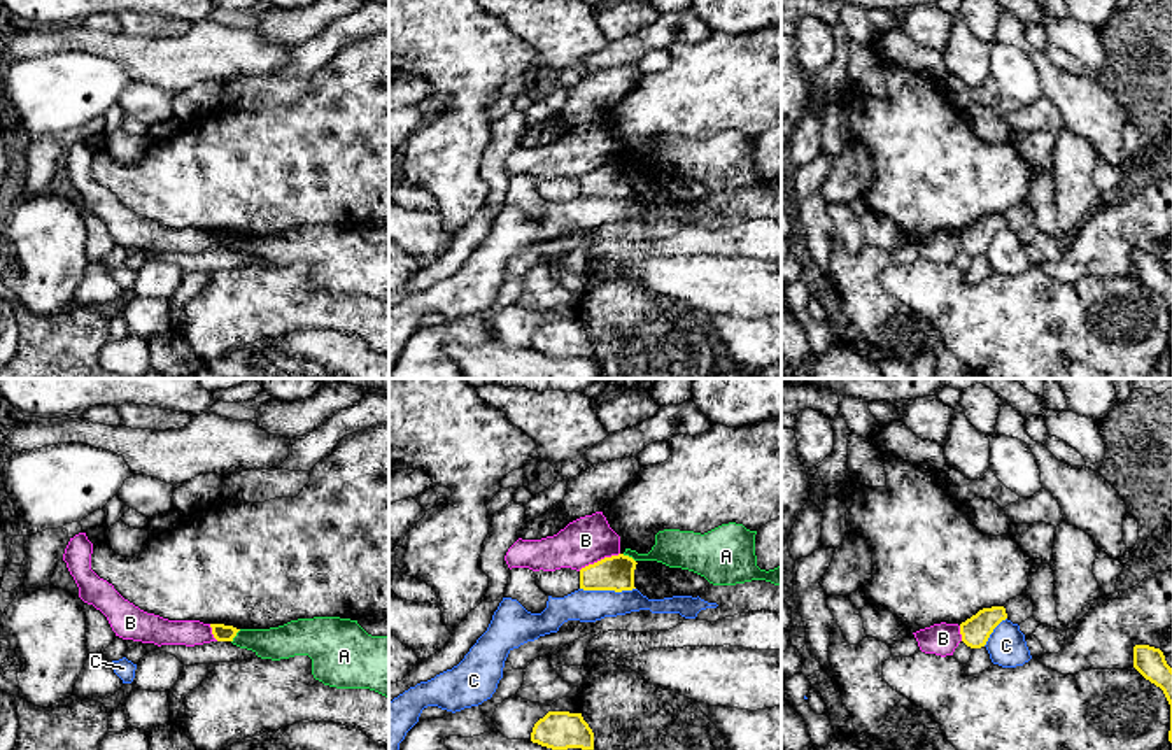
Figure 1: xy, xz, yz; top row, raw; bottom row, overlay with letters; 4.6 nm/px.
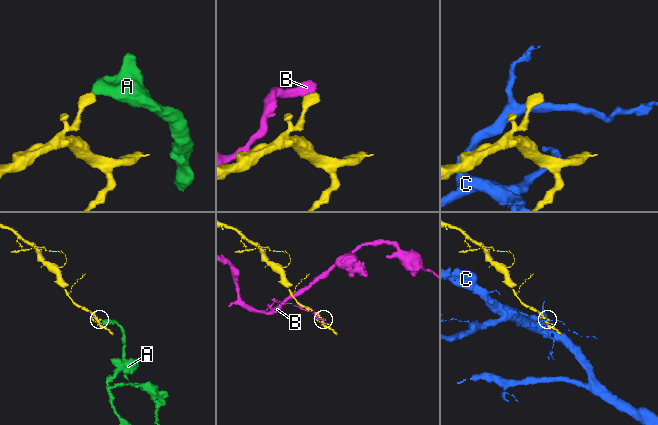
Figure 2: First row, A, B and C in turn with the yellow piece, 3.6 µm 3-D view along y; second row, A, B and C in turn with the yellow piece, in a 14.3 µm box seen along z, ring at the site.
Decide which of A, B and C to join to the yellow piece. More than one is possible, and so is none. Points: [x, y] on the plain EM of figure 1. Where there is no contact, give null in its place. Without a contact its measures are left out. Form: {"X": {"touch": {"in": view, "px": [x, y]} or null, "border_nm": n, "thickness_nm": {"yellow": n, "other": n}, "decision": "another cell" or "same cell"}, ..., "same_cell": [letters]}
{"A": {"touch": {"in": "xy", "px": [235, 242]}, "border_nm": 80, "thickness_nm": {"yellow": 80, "other": 150}, "decision": "another cell"}, "B": {"touch": {"in": "xz", "px": [598, 169]}, "border_nm": 200, "thickness_nm": {"yellow": 160, "other": 220}, "decision": "another cell"}, "C": {"touch": {"in": "xz", "px": [608, 197]}, "border_nm": 260, "thickness_nm": {"yellow": 160, "other": 140}, "decision": "another cell"}, "same_cell": []}

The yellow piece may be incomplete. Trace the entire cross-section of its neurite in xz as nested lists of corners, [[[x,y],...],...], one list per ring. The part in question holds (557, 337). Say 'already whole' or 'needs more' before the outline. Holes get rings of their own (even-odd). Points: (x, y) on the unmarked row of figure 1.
already whole; [[[548,319],[531,340],[531,349],[552,357],[594,357],[594,340],[582,321]]]

